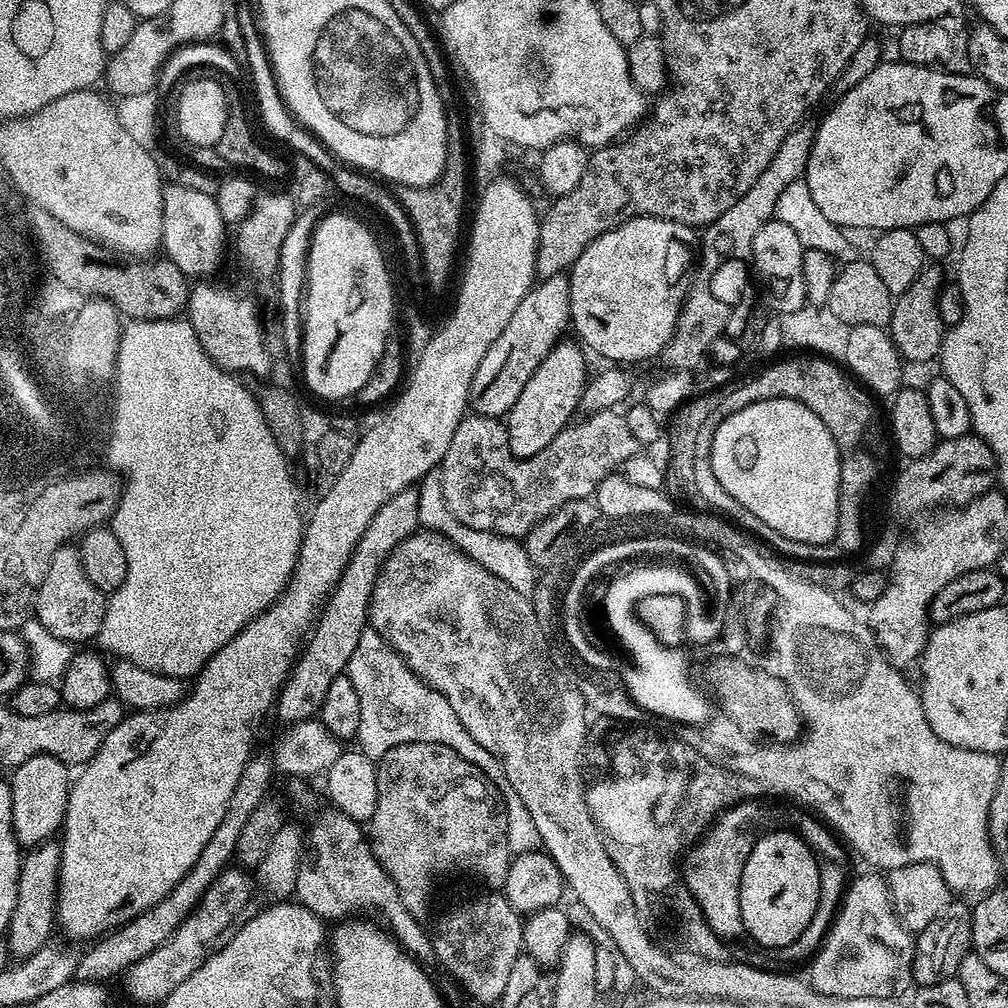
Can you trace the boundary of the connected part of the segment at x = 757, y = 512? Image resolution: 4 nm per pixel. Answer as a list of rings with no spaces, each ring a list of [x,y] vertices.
[[[770,398],[730,412],[719,423],[712,433],[712,465],[722,490],[738,498],[772,532],[803,544],[831,545],[840,530],[840,448],[822,418],[797,400]]]

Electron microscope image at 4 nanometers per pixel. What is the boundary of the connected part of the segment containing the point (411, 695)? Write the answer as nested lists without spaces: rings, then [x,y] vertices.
[[[371,626],[365,628],[354,654],[350,654],[346,675],[350,682],[354,682],[354,690],[358,690],[360,721],[355,739],[360,740],[359,747],[364,754],[379,758],[386,754],[386,750],[402,746],[406,742],[434,742],[450,746],[458,754],[462,754],[466,762],[482,769],[484,775],[495,784],[508,808],[506,842],[512,853],[534,852],[541,847],[534,818],[530,818],[530,810],[526,810],[522,798],[518,798],[518,790],[510,786],[510,778],[506,778],[506,770],[502,770],[498,758],[494,758],[494,754],[490,754],[486,746],[478,746],[478,742],[470,738],[466,726],[458,722],[458,714],[454,714],[450,702],[446,702],[441,692],[412,673],[408,663],[395,652],[382,633]]]

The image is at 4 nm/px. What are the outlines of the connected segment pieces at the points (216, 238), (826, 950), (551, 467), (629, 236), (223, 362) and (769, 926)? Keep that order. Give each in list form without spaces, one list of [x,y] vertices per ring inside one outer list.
[[[169,183],[164,189],[162,198],[162,208],[164,210],[162,220],[162,252],[167,259],[178,266],[184,275],[189,278],[208,278],[211,272],[216,272],[220,268],[220,263],[224,260],[224,243],[229,243],[230,232],[224,223],[222,214],[218,212],[215,195],[202,194],[199,190],[194,190],[185,185]]]
[[[872,874],[876,876],[860,876],[856,881],[854,879],[847,885],[847,889],[843,895],[843,901],[839,907],[839,911],[835,914],[831,927],[827,935],[823,939],[822,947],[811,957],[812,976],[810,975],[810,983],[813,988],[821,994],[834,999],[890,999],[899,997],[900,991],[907,984],[913,983],[912,979],[912,953],[914,951],[914,936],[907,928],[901,924],[900,919],[896,917],[896,911],[892,908],[892,895],[888,892],[888,881],[883,875]]]
[[[608,412],[587,413],[580,418],[584,420],[577,419],[563,428],[550,446],[538,450],[538,454],[518,457],[508,448],[508,430],[503,419],[465,415],[438,465],[442,494],[454,518],[474,530],[523,538],[536,523],[566,502],[589,499],[610,474],[608,448],[617,458],[633,456],[638,450],[634,434],[623,422],[617,423],[608,440],[608,418]]]
[[[639,216],[594,238],[594,242],[578,254],[567,273],[572,311],[570,324],[581,336],[579,339],[583,347],[588,350],[593,348],[598,355],[608,359],[605,361],[623,362],[628,366],[632,366],[635,360],[659,357],[674,334],[680,308],[688,295],[688,271],[692,268],[692,248],[688,244],[695,240],[697,243],[698,232],[693,225],[657,216]]]
[[[196,282],[188,294],[186,319],[198,334],[202,350],[219,368],[233,374],[249,372],[252,376],[264,376],[272,368],[272,352],[264,337],[264,324],[260,321],[260,308],[244,292],[236,288],[223,288],[212,282]]]
[[[765,831],[765,836],[761,835],[750,850],[746,866],[742,866],[740,913],[744,931],[771,950],[794,942],[810,925],[818,906],[820,865],[817,853],[795,831],[787,831]]]

